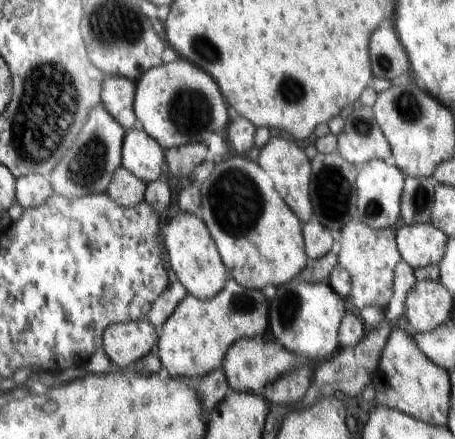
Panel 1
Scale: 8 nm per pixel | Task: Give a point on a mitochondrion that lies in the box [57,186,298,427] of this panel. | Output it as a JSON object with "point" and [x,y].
{"point":[241,303]}

